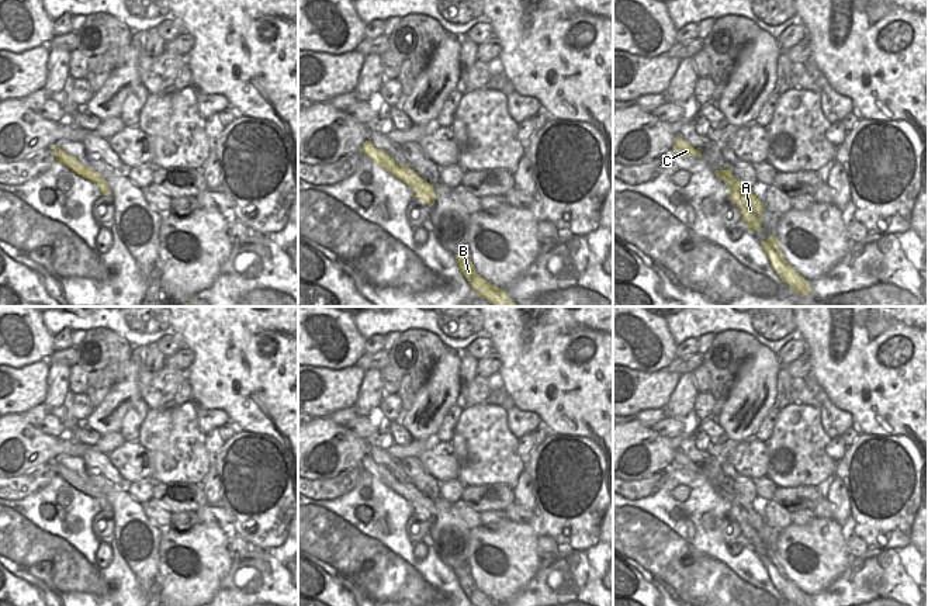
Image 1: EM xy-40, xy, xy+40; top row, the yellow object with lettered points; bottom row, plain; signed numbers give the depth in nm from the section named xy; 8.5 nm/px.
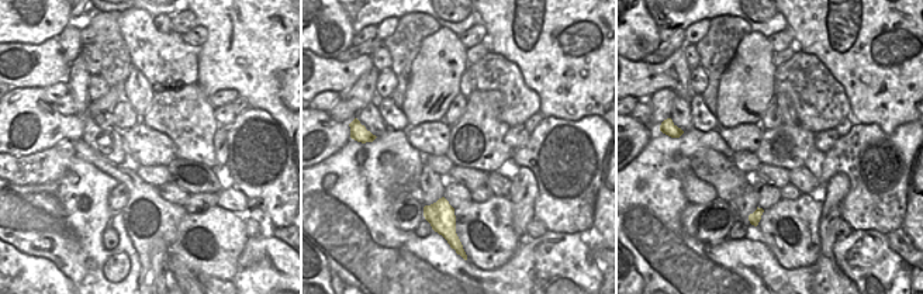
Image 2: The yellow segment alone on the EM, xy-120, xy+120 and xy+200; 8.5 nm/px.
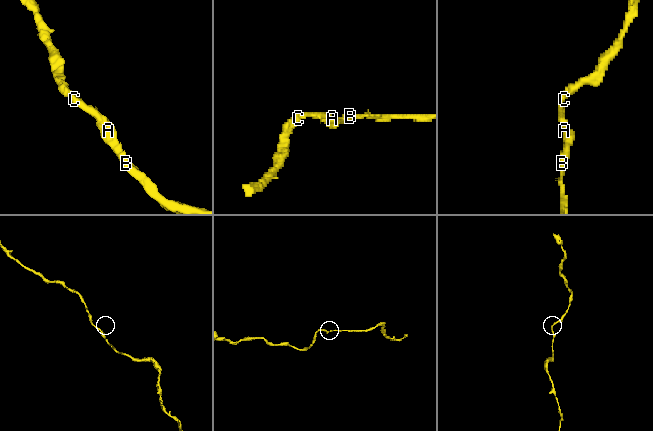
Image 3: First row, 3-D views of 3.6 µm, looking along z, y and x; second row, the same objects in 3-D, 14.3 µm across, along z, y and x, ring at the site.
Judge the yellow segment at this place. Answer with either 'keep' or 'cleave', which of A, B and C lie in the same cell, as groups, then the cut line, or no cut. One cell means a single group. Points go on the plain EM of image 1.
keep; groups A B C; cut none

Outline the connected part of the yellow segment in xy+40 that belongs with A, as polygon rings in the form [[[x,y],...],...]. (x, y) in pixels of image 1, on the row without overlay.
[[[727,481],[726,485],[716,485],[716,491],[730,501],[730,512],[741,529],[741,534],[747,539],[749,547],[761,544],[761,529],[763,526],[763,517],[752,506],[752,503],[741,499],[733,489],[733,485]]]

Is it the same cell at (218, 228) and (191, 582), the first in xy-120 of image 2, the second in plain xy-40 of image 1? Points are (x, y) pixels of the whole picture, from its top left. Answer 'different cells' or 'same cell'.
same cell

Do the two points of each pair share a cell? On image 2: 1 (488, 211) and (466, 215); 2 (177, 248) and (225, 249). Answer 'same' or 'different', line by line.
1: same
2: same

